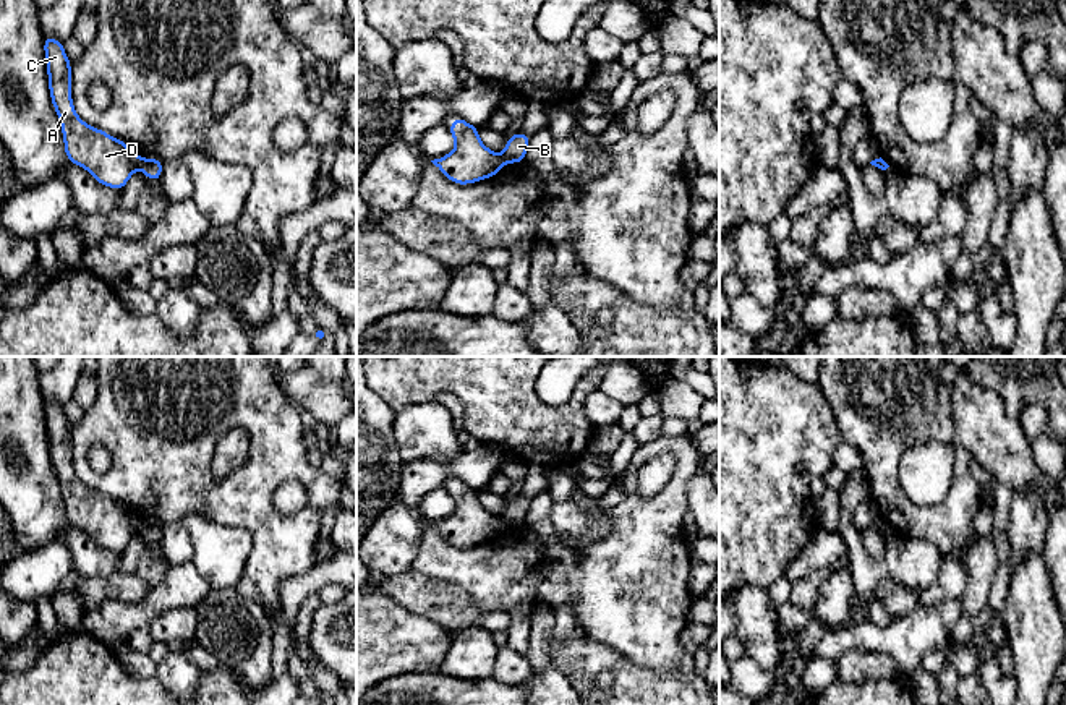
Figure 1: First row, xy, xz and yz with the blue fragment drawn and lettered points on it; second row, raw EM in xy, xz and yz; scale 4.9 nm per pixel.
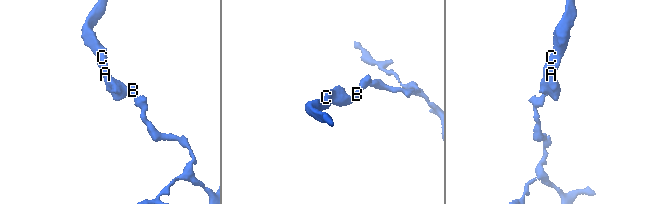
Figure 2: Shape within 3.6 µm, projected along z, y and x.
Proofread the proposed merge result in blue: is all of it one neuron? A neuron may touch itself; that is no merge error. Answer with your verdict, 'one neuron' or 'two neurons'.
two neurons

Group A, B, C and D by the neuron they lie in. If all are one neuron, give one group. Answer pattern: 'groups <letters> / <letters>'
groups A C D / B

